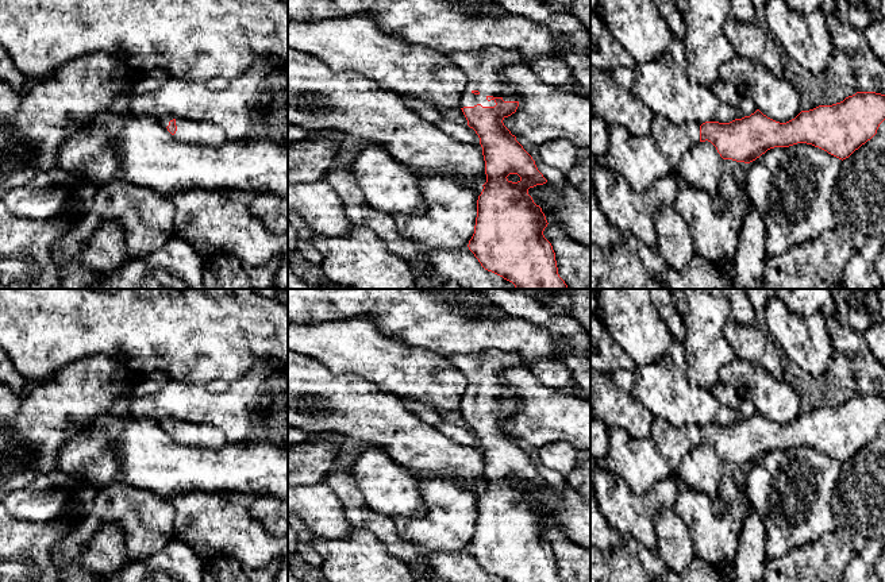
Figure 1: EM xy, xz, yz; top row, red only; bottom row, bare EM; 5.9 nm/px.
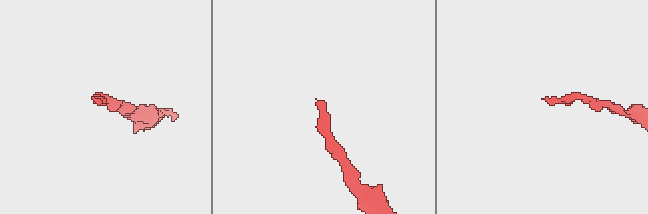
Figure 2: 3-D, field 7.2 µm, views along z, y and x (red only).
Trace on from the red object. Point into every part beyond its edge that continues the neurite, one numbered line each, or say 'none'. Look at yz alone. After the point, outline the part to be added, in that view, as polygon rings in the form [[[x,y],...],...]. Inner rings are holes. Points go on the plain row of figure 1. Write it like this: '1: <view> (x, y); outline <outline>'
1: yz (642, 462); outline [[[654,417],[651,432],[634,439],[622,429],[611,429],[608,452],[601,459],[590,458],[590,473],[597,467],[620,475],[636,494],[647,493],[657,482],[674,478],[682,456],[700,446],[700,425],[672,425]]]

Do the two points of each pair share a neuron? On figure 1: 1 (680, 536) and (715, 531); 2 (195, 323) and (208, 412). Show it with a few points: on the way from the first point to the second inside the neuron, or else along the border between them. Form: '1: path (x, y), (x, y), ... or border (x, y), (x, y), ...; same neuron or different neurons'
1: border (674, 507), (674, 511), (688, 530), (696, 555); different neurons
2: border (173, 378), (204, 386); different neurons

